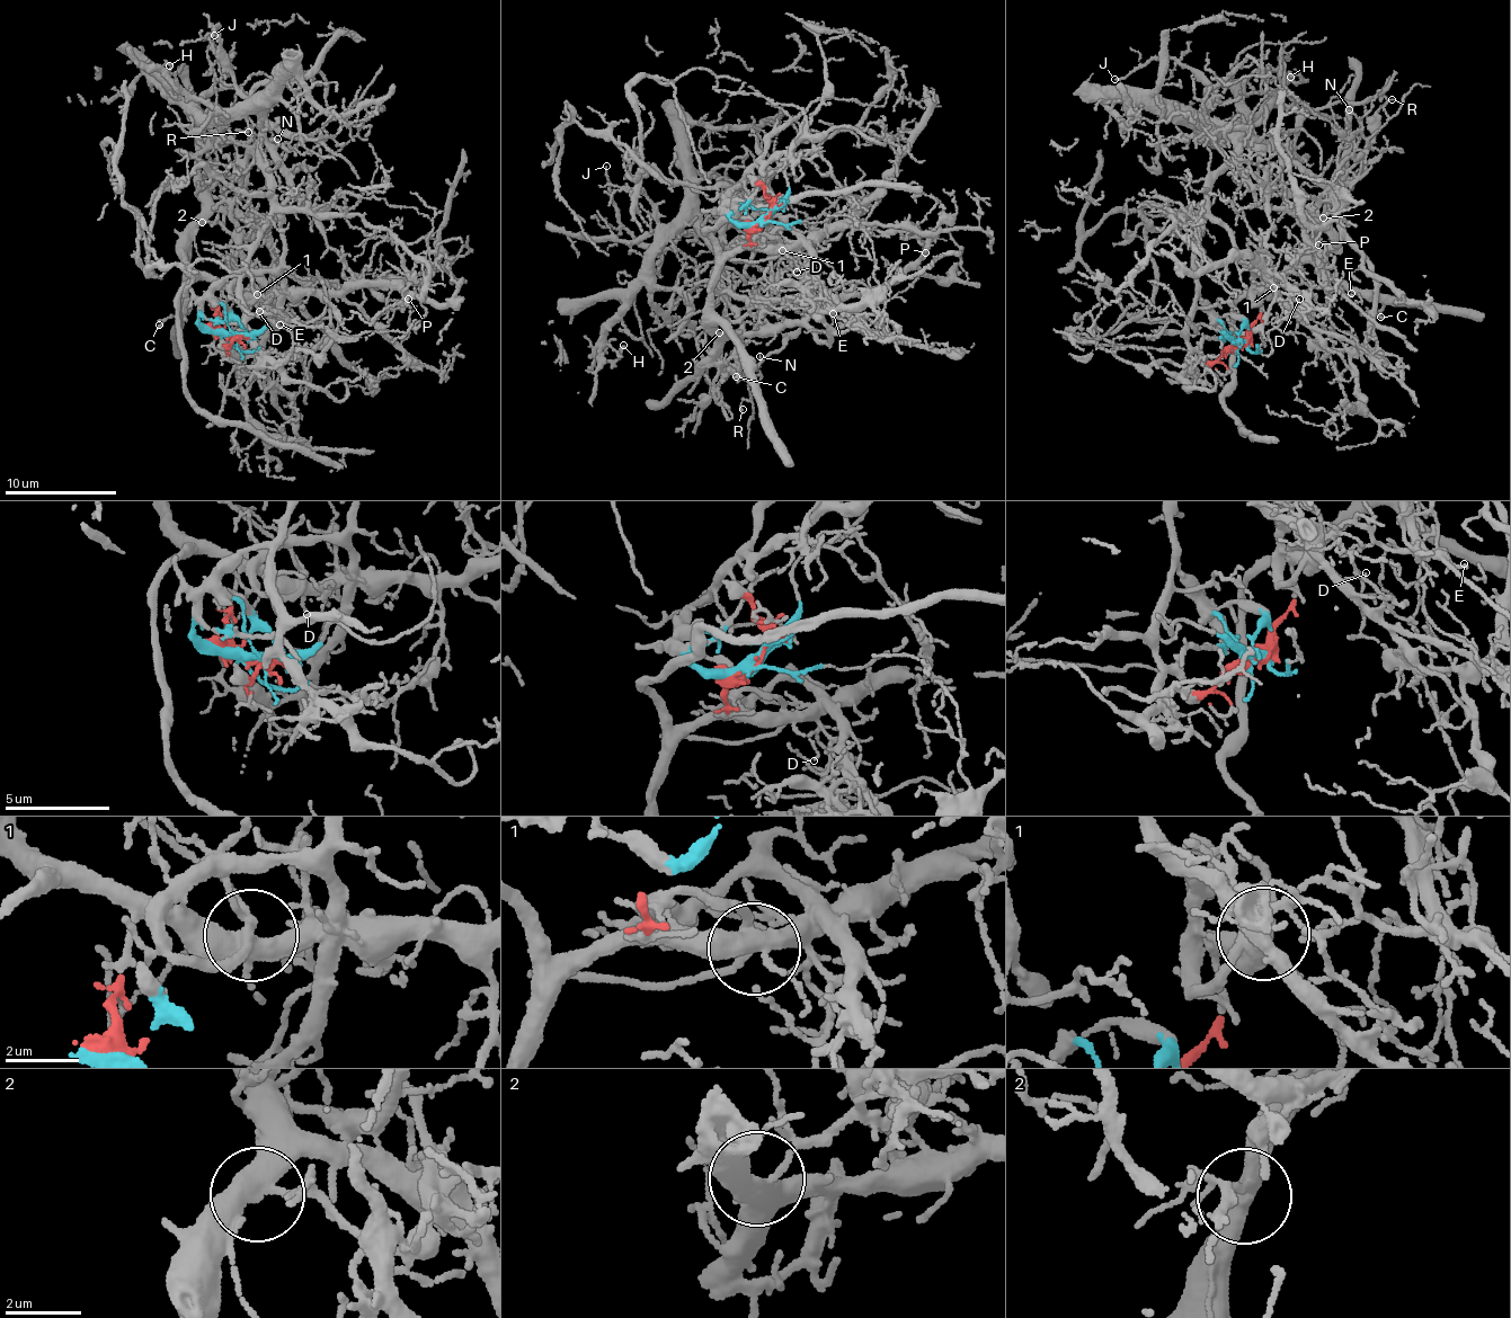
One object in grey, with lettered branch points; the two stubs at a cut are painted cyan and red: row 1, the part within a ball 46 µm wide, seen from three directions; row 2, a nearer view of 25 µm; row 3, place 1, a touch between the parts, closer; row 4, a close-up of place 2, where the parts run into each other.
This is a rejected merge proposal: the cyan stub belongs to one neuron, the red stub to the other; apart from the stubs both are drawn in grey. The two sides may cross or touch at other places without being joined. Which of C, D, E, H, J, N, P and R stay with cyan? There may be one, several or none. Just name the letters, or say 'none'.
H, J

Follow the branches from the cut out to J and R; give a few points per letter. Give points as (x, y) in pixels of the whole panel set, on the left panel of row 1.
J: (229, 334), (214, 291), (243, 269), (269, 216), (270, 174), (219, 24), (213, 36)
R: (228, 335), (216, 322), (219, 284), (197, 273), (181, 248), (204, 195), (249, 167), (249, 132)

